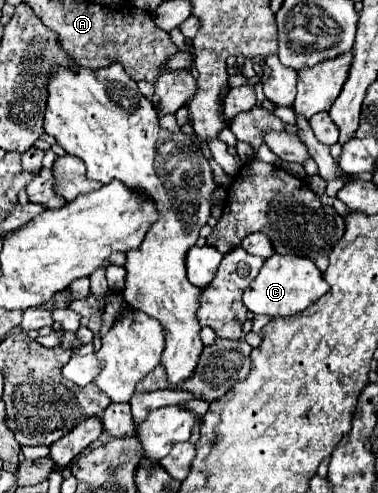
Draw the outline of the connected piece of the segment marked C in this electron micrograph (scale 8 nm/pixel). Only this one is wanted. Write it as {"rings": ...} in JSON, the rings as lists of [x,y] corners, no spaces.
{"rings":[[[274,254],[270,256],[256,280],[248,286],[244,292],[244,306],[254,314],[268,314],[268,316],[292,316],[296,312],[306,310],[310,304],[314,304],[322,294],[326,294],[330,286],[326,284],[322,272],[316,268],[316,264],[308,258],[300,256],[282,256]]]}

